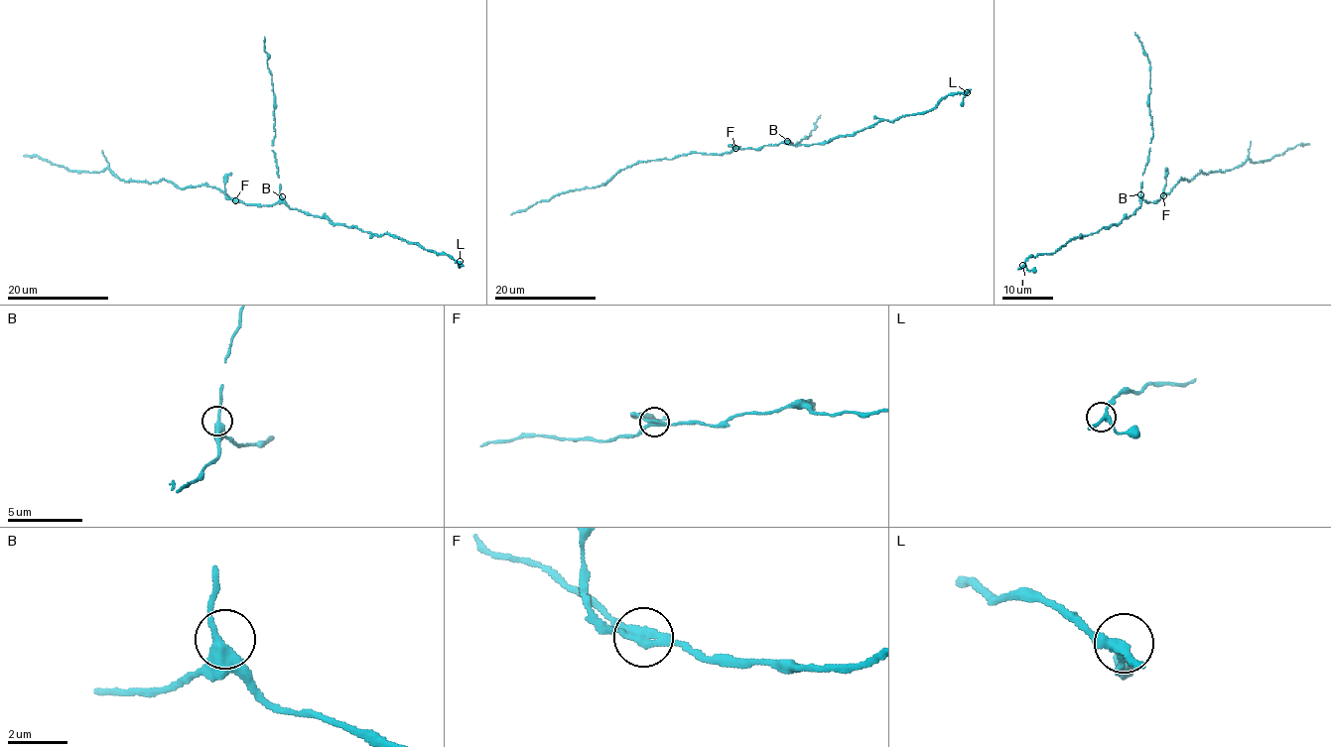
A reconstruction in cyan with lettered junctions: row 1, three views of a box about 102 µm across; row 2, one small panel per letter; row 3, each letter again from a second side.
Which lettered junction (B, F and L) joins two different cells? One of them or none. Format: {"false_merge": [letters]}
{"false_merge": ["F"]}

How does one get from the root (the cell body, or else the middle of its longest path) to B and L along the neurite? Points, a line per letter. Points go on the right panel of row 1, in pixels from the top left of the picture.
B: (1160, 198), (1147, 203), (1140, 194)
L: (1160, 198), (1147, 203), (1140, 200), (1132, 215), (1116, 224), (1075, 237), (1053, 253), (1029, 258), (1022, 265)

